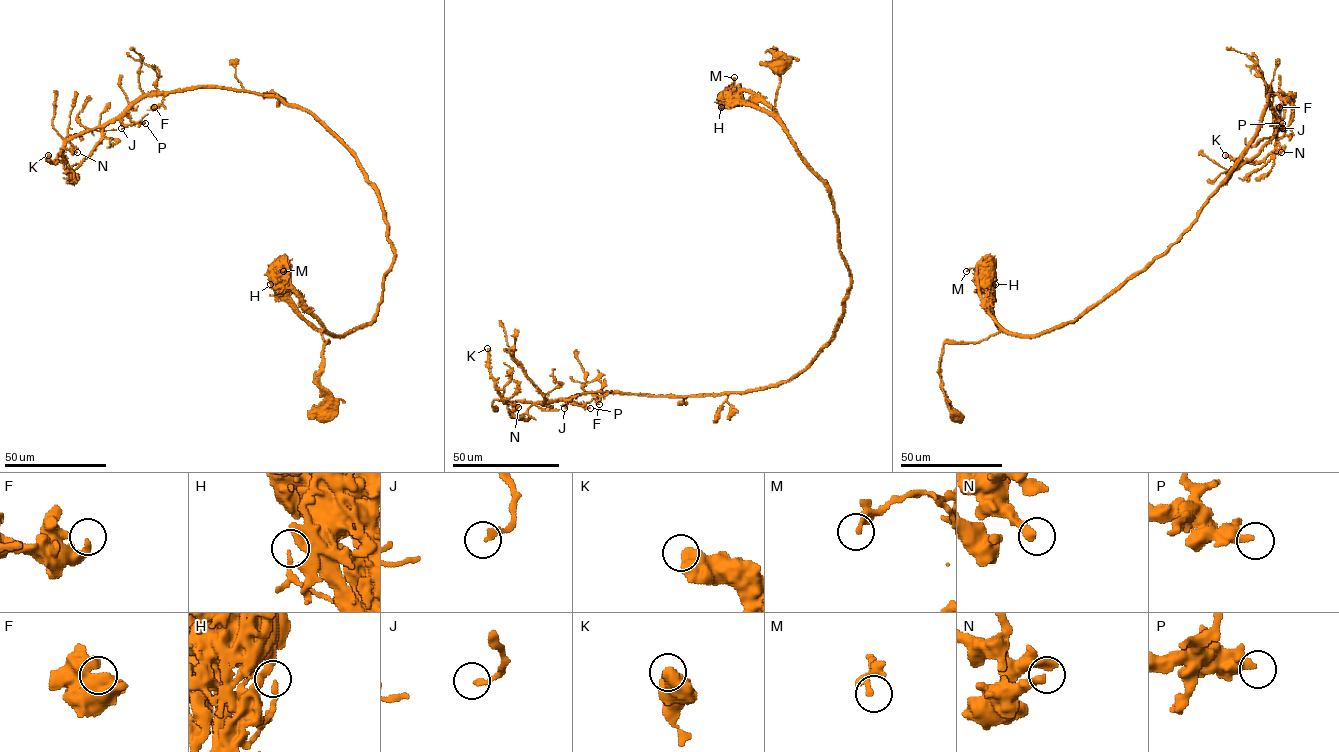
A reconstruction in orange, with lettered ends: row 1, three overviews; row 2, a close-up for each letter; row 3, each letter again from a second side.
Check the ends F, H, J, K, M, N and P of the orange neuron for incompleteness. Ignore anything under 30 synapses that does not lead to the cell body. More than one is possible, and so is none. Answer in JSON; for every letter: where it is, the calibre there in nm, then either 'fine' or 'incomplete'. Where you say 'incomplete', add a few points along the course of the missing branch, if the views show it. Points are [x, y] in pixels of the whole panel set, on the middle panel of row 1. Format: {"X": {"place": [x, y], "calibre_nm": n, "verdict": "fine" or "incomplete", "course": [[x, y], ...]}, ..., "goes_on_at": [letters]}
{"F": {"place": [599, 404], "calibre_nm": 320, "verdict": "fine"}, "H": {"place": [721, 107], "calibre_nm": 150, "verdict": "fine"}, "J": {"place": [564, 408], "calibre_nm": 220, "verdict": "fine"}, "K": {"place": [487, 348], "calibre_nm": 600, "verdict": "fine"}, "M": {"place": [734, 77], "calibre_nm": 200, "verdict": "fine"}, "N": {"place": [518, 407], "calibre_nm": 320, "verdict": "fine"}, "P": {"place": [590, 408], "calibre_nm": 400, "verdict": "fine"}, "goes_on_at": []}

